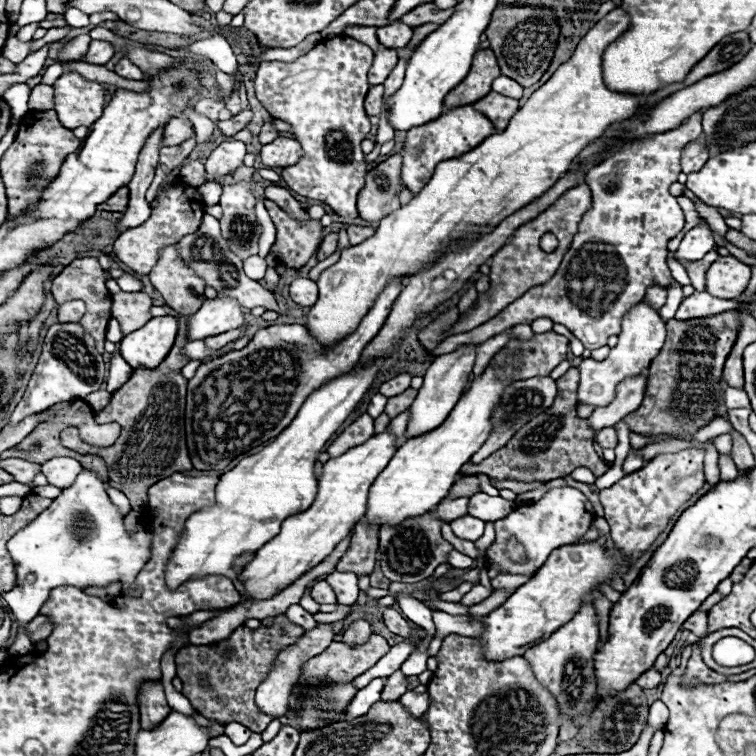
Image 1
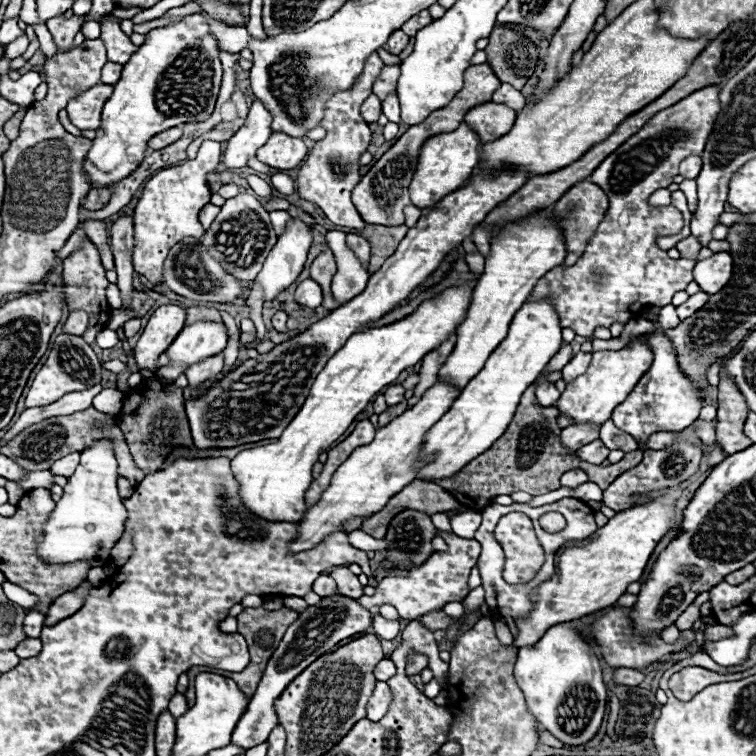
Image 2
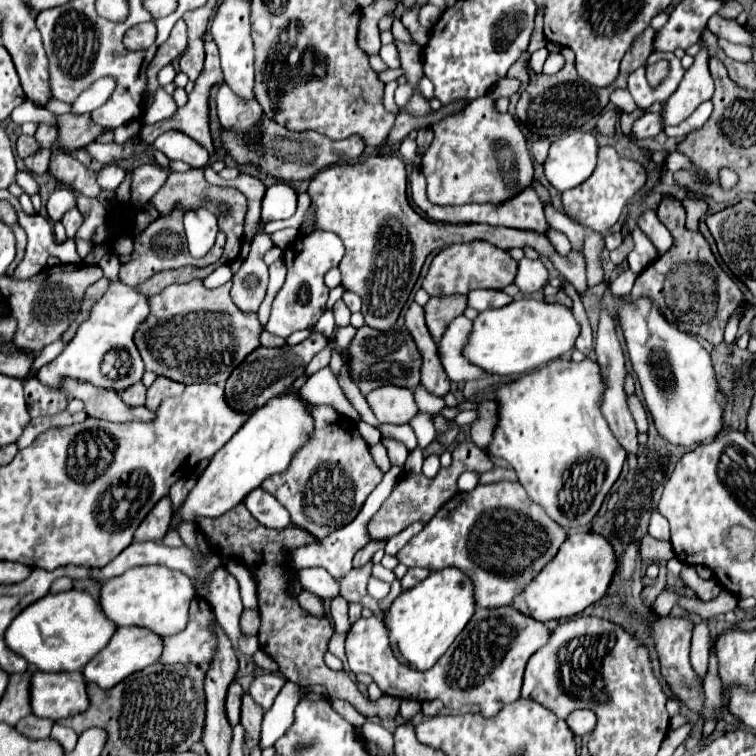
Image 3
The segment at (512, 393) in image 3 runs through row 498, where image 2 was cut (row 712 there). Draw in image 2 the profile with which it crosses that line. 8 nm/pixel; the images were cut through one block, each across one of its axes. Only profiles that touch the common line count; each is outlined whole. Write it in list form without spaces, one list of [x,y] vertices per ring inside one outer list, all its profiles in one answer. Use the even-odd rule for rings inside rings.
[[[556,624],[536,644],[520,648],[514,676],[540,728],[570,746],[584,744],[598,732],[606,710],[606,686],[602,682],[600,662],[586,640],[586,628],[582,624]]]

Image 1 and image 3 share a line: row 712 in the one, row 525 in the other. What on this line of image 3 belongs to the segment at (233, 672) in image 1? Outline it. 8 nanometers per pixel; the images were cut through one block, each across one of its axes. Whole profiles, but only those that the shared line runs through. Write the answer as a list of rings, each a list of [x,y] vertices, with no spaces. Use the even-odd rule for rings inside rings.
[[[238,504],[236,508],[228,510],[224,516],[220,518],[200,518],[198,520],[198,526],[200,530],[208,536],[210,544],[214,546],[214,550],[218,552],[218,556],[230,556],[234,560],[240,560],[244,562],[252,574],[254,574],[254,580],[258,584],[258,610],[260,610],[260,618],[262,618],[262,624],[260,624],[260,632],[258,632],[258,638],[260,638],[260,648],[270,654],[278,666],[280,666],[280,672],[286,676],[286,680],[298,684],[298,686],[314,686],[314,684],[322,684],[326,690],[328,690],[328,696],[334,700],[334,698],[340,698],[340,700],[346,700],[350,702],[360,714],[364,714],[366,718],[372,718],[372,716],[378,716],[378,718],[396,718],[398,716],[398,708],[400,708],[400,700],[392,700],[392,696],[382,696],[378,700],[368,700],[356,686],[356,682],[346,674],[346,672],[332,672],[326,664],[324,664],[324,654],[328,650],[328,640],[330,636],[334,634],[334,628],[330,626],[330,620],[328,618],[316,618],[312,616],[310,612],[306,612],[294,598],[288,596],[288,590],[286,590],[286,584],[288,584],[288,572],[290,572],[290,566],[288,566],[288,554],[298,548],[298,546],[304,546],[304,544],[310,544],[314,538],[308,536],[308,532],[304,532],[302,528],[284,528],[282,532],[280,530],[270,530],[266,526],[262,526],[260,522],[256,522],[252,518],[252,514],[248,512],[248,508],[244,504]]]

